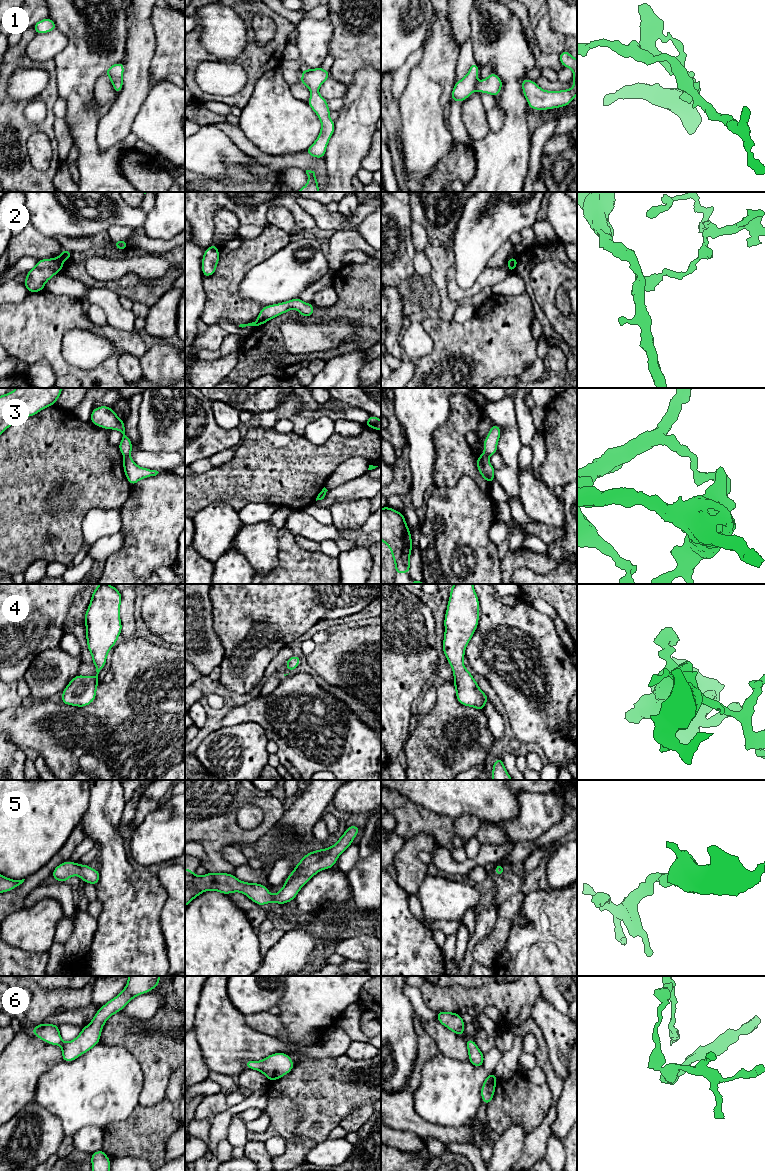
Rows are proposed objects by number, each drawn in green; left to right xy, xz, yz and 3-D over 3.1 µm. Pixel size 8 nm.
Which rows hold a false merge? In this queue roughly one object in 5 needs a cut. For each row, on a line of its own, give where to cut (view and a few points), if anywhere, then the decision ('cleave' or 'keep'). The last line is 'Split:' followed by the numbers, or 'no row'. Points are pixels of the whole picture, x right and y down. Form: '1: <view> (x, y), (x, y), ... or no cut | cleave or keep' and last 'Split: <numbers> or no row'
1: no cut | keep
2: xy (59, 257), (63, 260) | cleave
3: xy (129, 455), (124, 458) | cleave
4: no cut | keep
5: no cut | keep
6: no cut | keep
Split: 2, 3

